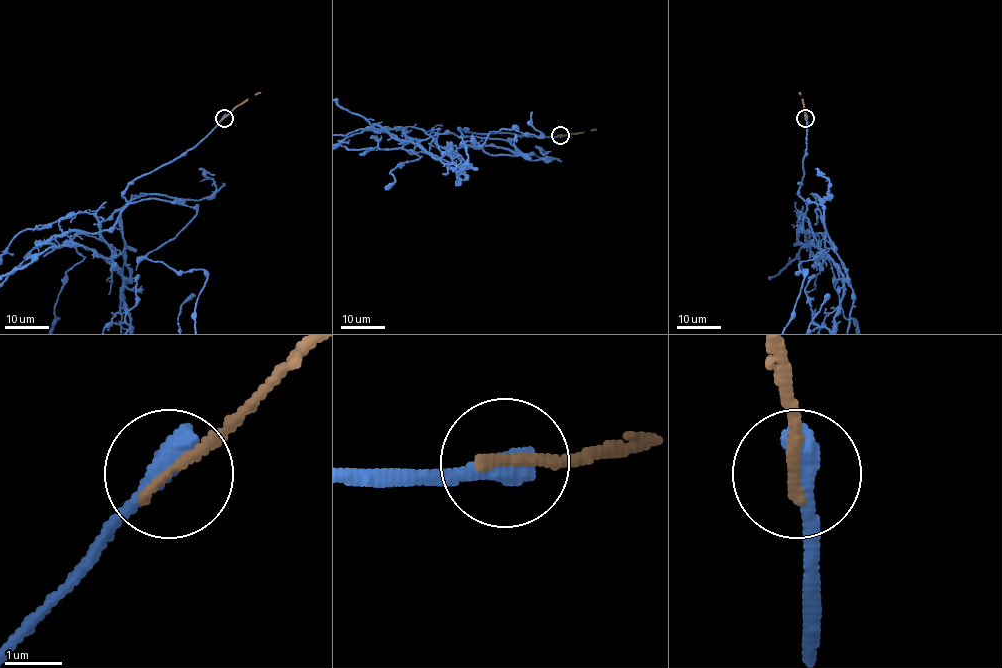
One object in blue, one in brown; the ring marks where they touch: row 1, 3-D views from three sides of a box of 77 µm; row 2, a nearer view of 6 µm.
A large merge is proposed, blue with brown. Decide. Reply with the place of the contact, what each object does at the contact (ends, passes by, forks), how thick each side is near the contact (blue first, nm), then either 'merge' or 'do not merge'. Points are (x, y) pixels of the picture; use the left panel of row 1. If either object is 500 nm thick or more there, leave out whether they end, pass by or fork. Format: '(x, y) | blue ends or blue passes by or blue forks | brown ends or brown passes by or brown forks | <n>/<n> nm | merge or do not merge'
(224, 118) | 500/200 nm | do not merge

